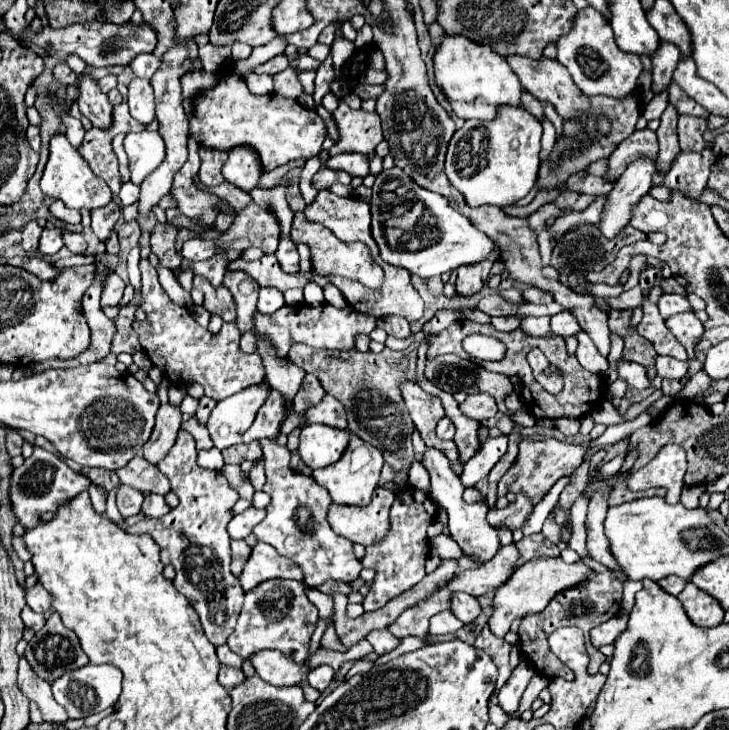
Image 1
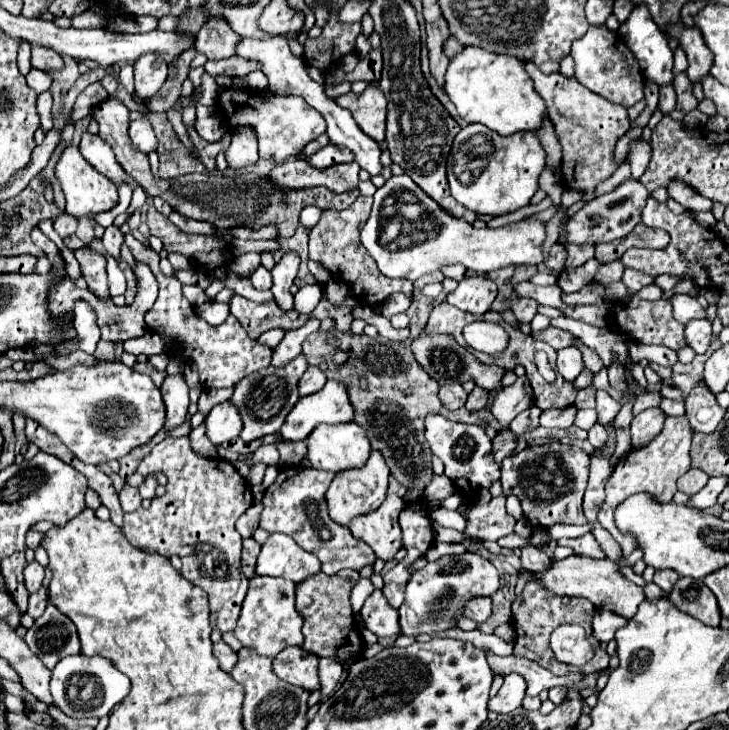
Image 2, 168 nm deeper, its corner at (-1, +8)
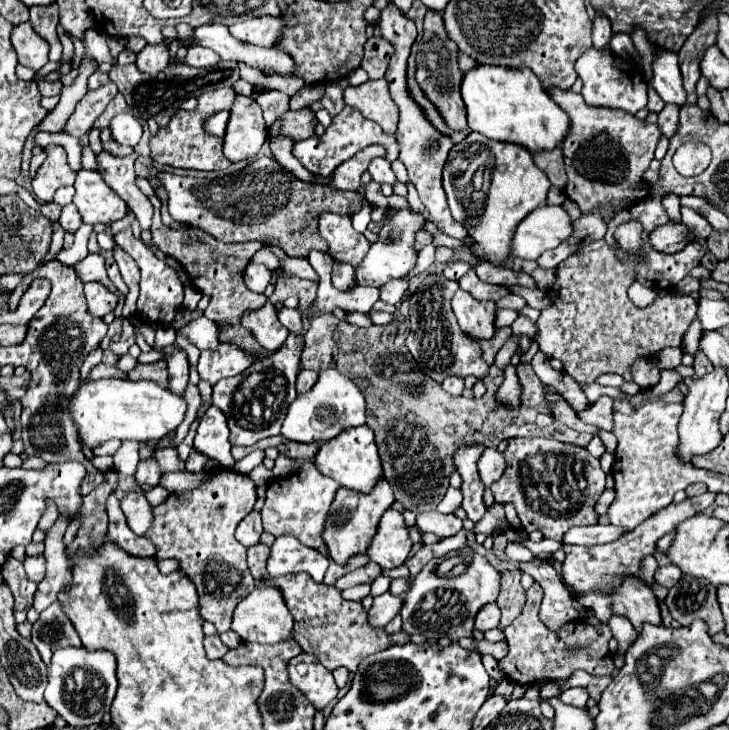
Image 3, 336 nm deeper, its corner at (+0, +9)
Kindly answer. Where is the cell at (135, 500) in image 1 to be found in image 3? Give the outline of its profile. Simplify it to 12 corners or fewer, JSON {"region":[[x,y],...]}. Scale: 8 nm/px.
{"region":[[144,492],[122,498],[122,512],[138,536],[150,528],[152,506]]}

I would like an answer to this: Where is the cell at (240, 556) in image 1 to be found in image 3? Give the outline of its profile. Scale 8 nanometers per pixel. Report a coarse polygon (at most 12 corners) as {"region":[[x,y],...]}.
{"region":[[248,548],[248,568],[256,580],[266,576],[270,548]]}

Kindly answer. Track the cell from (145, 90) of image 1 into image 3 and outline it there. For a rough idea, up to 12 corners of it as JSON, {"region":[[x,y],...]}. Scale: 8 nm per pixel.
{"region":[[146,46],[136,54],[136,68],[156,76],[168,66],[168,48]]}

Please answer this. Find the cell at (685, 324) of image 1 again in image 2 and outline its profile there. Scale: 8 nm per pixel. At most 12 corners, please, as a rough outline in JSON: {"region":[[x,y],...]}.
{"region":[[695,319],[685,325],[687,345],[707,353],[711,321]]}

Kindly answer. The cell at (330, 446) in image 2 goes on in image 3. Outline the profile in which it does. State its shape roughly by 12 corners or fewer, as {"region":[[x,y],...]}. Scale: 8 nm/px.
{"region":[[368,426],[322,442],[314,466],[342,486],[370,492],[382,476]]}

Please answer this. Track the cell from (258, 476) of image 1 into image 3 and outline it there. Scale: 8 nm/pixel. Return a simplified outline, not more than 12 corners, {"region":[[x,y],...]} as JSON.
{"region":[[264,464],[250,472],[256,486],[270,482],[272,472]]}

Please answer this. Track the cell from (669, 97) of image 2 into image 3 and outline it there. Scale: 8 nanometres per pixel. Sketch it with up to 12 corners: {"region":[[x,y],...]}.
{"region":[[676,104],[658,114],[658,128],[666,138],[678,128]]}

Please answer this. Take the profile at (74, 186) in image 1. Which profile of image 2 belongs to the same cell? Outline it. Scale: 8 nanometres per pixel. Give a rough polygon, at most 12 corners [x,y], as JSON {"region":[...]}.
{"region":[[67,147],[55,175],[75,217],[109,211],[117,187]]}

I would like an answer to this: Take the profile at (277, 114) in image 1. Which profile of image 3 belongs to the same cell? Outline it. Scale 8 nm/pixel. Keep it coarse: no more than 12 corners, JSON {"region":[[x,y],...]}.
{"region":[[288,110],[268,128],[294,142],[314,136],[316,114]]}

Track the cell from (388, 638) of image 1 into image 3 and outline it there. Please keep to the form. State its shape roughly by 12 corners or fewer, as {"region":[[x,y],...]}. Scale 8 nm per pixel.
{"region":[[374,598],[368,622],[384,628],[399,613],[401,598]]}

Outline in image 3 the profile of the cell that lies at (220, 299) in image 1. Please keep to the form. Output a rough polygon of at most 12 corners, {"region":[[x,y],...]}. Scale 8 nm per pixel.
{"region":[[266,302],[242,314],[240,324],[268,352],[290,334]]}

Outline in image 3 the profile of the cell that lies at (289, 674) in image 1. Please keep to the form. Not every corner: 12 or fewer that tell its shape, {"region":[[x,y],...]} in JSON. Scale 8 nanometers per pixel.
{"region":[[288,662],[290,682],[322,710],[338,694],[320,662]]}

